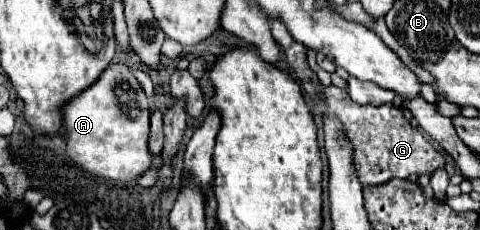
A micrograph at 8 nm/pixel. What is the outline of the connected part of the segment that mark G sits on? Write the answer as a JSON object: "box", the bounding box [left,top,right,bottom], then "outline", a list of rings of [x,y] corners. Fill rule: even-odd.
{"box":[271,22,445,184],"outline":[[[273,22],[271,32],[283,50],[287,64],[293,68],[293,72],[301,80],[309,100],[315,104],[317,112],[329,110],[339,118],[339,122],[343,126],[343,134],[353,148],[353,164],[355,164],[355,172],[357,172],[357,178],[361,184],[381,184],[391,178],[411,178],[411,176],[421,176],[421,174],[431,176],[435,170],[445,168],[443,154],[437,152],[419,130],[411,128],[411,124],[405,120],[405,116],[401,114],[401,110],[397,106],[393,106],[393,104],[379,106],[379,108],[377,106],[357,106],[355,102],[351,102],[347,90],[343,90],[335,84],[323,86],[319,82],[317,74],[307,64],[307,48],[301,46],[299,42],[293,42],[293,38],[289,36],[289,32],[285,30],[285,26],[281,22]]]}

